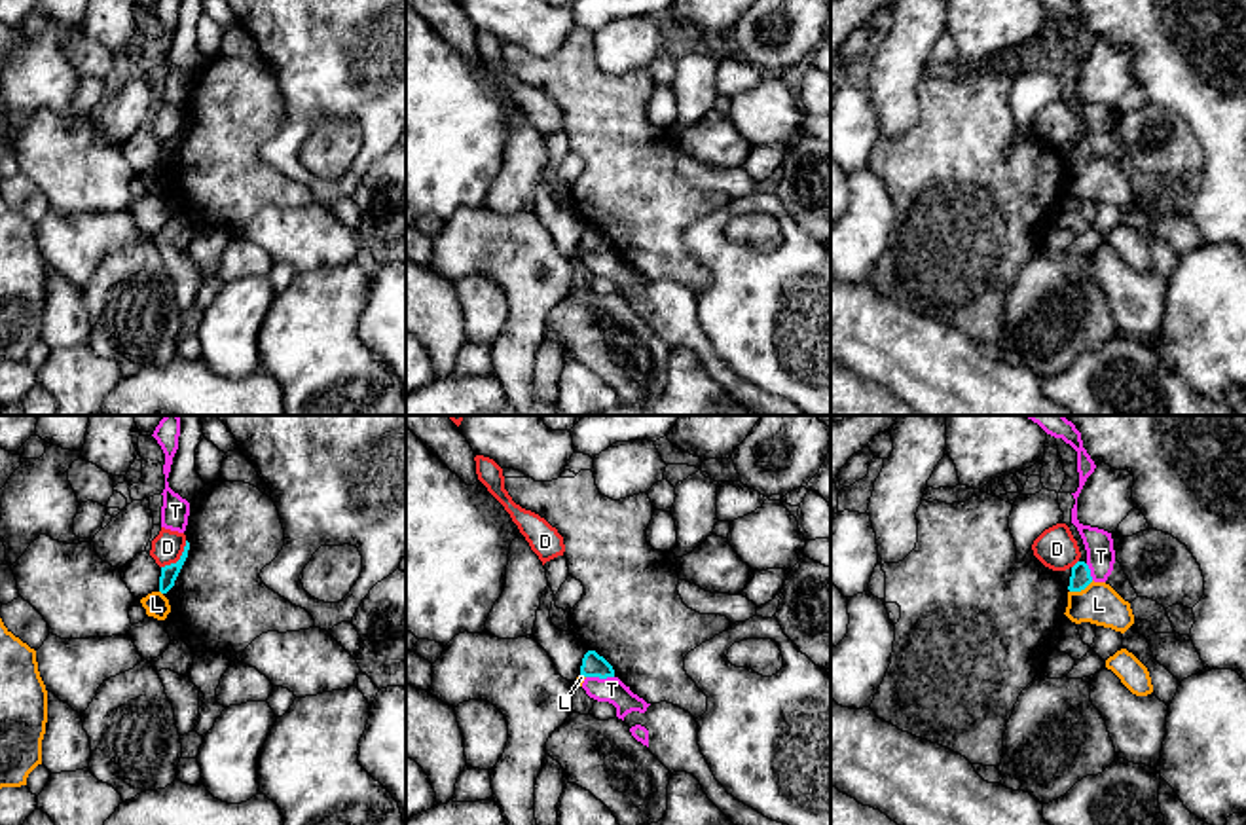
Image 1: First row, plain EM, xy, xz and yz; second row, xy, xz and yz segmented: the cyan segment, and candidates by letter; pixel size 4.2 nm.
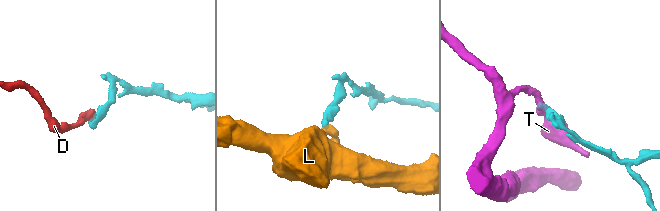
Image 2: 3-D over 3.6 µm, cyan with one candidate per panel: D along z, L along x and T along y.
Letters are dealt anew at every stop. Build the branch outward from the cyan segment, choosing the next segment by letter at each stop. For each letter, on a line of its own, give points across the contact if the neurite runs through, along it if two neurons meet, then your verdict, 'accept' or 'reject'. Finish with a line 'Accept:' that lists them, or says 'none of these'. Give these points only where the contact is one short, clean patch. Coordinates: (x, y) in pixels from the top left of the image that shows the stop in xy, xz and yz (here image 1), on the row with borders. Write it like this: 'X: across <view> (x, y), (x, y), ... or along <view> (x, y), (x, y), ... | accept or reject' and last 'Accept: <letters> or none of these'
D: along xy (186, 541), (181, 556), (162, 568) | reject
L: along yz (1093, 581), (1070, 592) | reject
T: along xz (586, 676), (613, 678) | reject
Accept: none of these

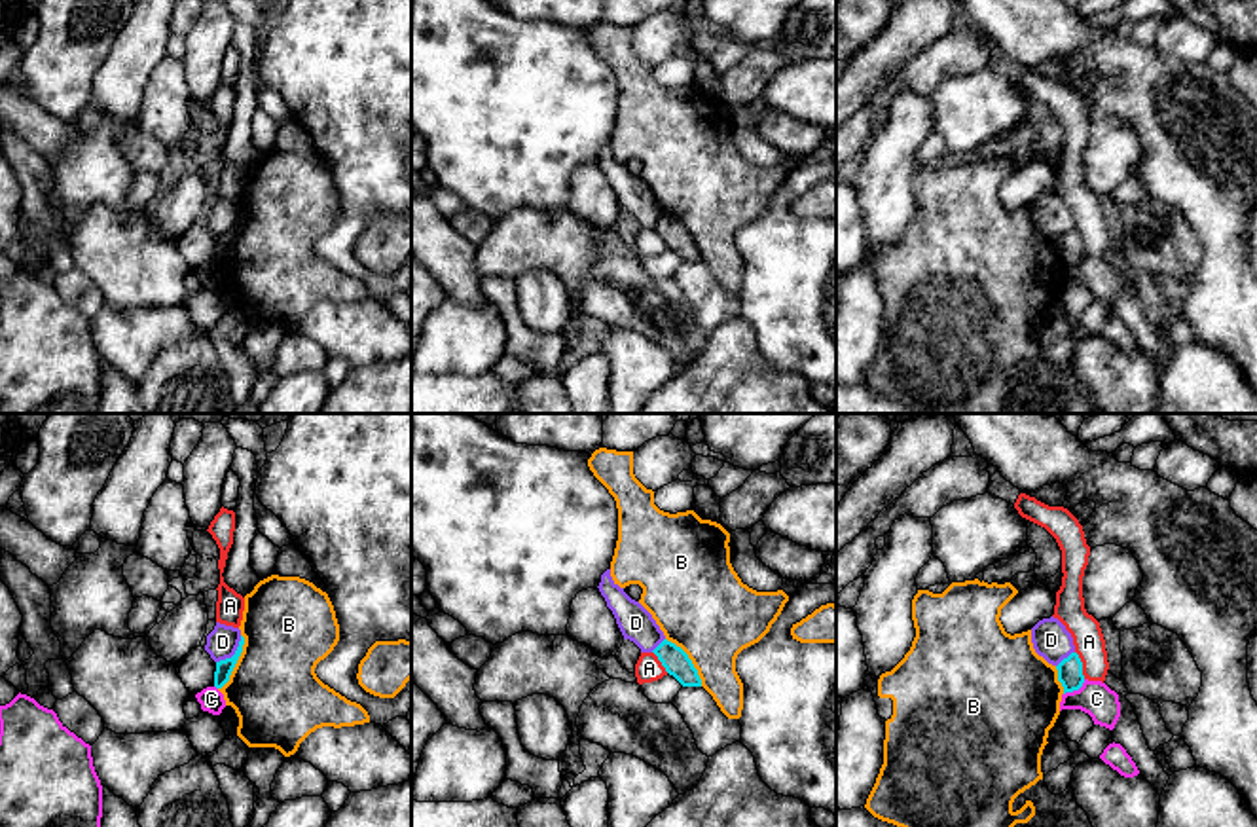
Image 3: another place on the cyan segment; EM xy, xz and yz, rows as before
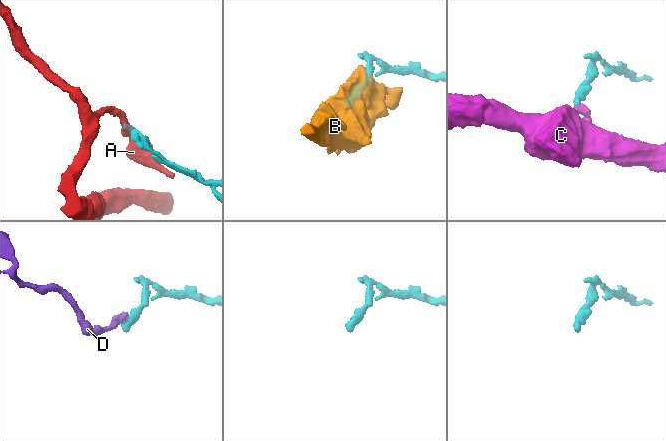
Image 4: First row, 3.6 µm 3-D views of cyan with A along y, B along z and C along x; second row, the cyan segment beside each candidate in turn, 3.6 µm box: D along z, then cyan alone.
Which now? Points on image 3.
A: along yz (1075, 651), (1085, 678) | reject
B: reject
C: along yz (1085, 679), (1077, 689), (1064, 695) | reject
D: along xy (241, 636), (236, 651), (217, 662) | reject
Accept: none of these

